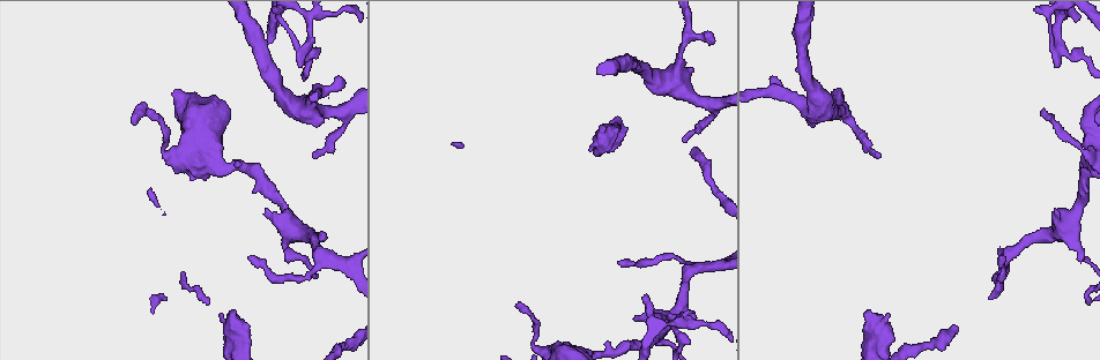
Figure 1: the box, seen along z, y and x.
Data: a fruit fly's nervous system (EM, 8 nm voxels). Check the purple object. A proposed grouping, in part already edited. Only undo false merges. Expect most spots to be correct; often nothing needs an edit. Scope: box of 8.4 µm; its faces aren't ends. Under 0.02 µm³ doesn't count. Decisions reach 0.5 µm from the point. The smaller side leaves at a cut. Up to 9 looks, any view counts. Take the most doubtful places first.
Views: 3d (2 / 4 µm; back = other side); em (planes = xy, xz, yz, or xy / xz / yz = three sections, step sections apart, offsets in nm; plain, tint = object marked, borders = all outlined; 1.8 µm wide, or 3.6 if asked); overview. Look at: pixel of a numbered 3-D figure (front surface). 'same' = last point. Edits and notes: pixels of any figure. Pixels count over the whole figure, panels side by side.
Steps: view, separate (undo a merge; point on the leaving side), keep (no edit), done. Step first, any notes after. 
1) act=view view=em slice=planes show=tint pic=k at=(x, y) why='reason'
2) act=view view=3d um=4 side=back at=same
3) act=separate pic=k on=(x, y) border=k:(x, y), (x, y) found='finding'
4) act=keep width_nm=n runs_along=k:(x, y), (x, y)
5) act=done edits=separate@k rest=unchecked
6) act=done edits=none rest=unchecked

act=view view=3d um=2 pic=1 at=(289, 29) why='closes a loop'

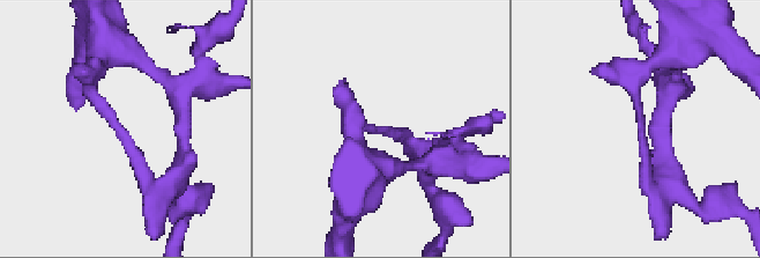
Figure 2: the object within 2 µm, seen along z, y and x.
act=view view=em slice=planes show=tint pic=2 at=(114, 126)

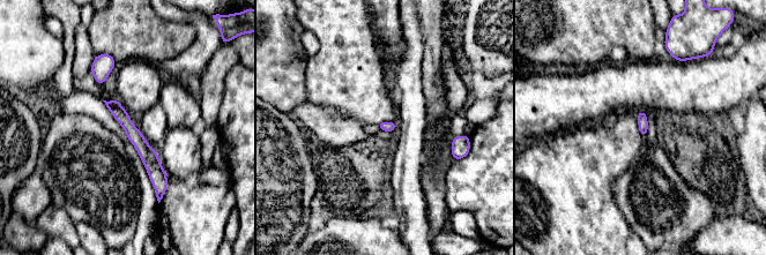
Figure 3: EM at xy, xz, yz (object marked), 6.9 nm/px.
act=keep runs_along=3:(112, 102), (149, 156), (162, 186) found='all the same neuron'

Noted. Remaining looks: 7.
act=view view=3d um=4 side=back pic=1 at=(673, 343) why='thick turns thin'

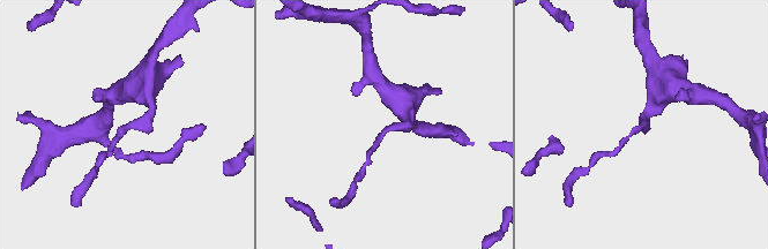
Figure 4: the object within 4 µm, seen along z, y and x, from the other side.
act=view view=em slice=xz step=16 show=tint pic=4 at=(642, 128) why='need the tissue'

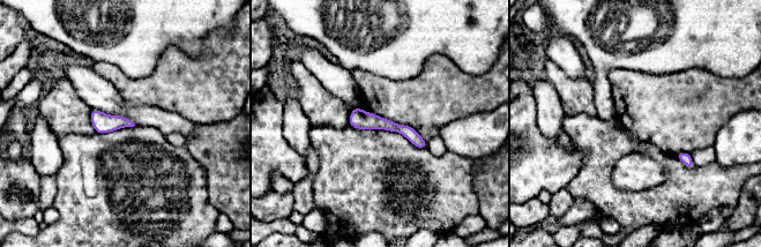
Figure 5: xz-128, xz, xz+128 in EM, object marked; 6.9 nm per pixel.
act=view view=em slice=planes show=tint at=same why='another direction'

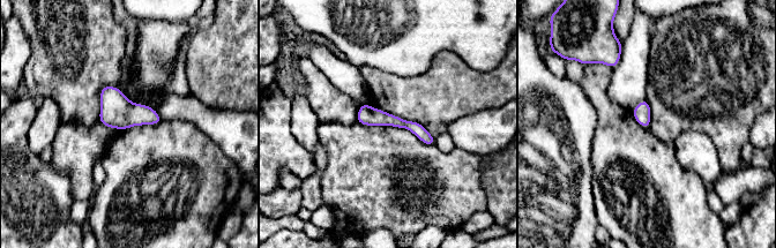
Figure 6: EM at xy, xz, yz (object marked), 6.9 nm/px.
act=keep runs_along=6:(360, 112), (410, 125), (431, 142) found='all the same neuron'

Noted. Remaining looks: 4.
act=view view=3d um=2 pic=1 at=(1010, 256) why='a fork'

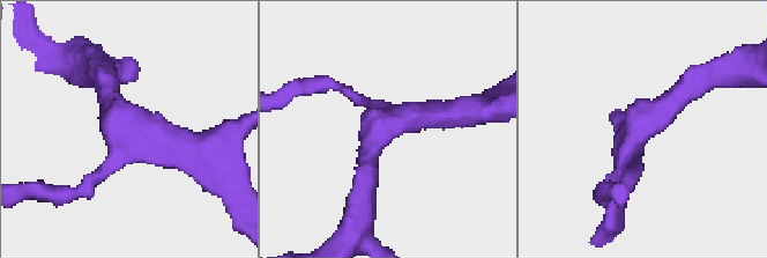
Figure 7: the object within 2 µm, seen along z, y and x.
act=view view=em slice=yz step=16 show=plain pic=7 at=(383, 124) arms=3 why='need the tissue'

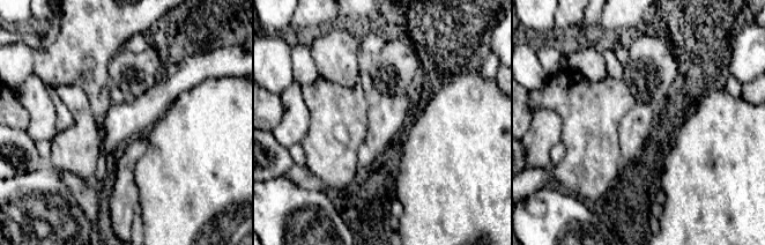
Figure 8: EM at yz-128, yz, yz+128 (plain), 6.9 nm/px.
act=view view=em slice=yz step=16 show=tint at=same

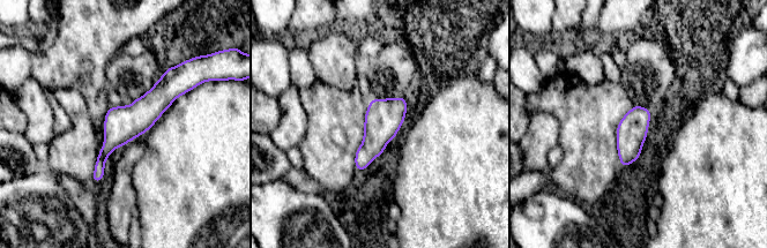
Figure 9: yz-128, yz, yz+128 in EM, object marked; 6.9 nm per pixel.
act=keep width_nm=220 runs_along=9:(177, 89), (108, 148), (96, 179) found='one neuron here'

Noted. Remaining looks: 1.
act=view view=em um=3.6 slice=planes show=tint pic=1 at=(307, 111) why='narrows sharply'

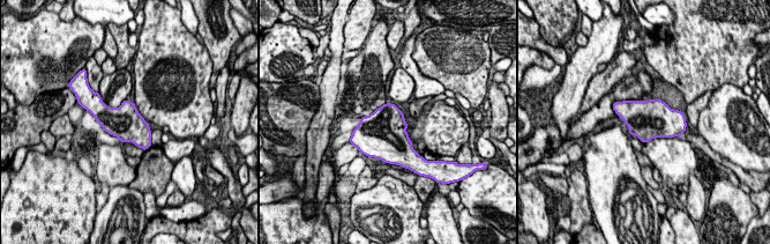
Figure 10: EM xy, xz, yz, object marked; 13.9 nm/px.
act=keep found='all the same neuron'

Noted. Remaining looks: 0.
act=done edits=none rest=unchecked

